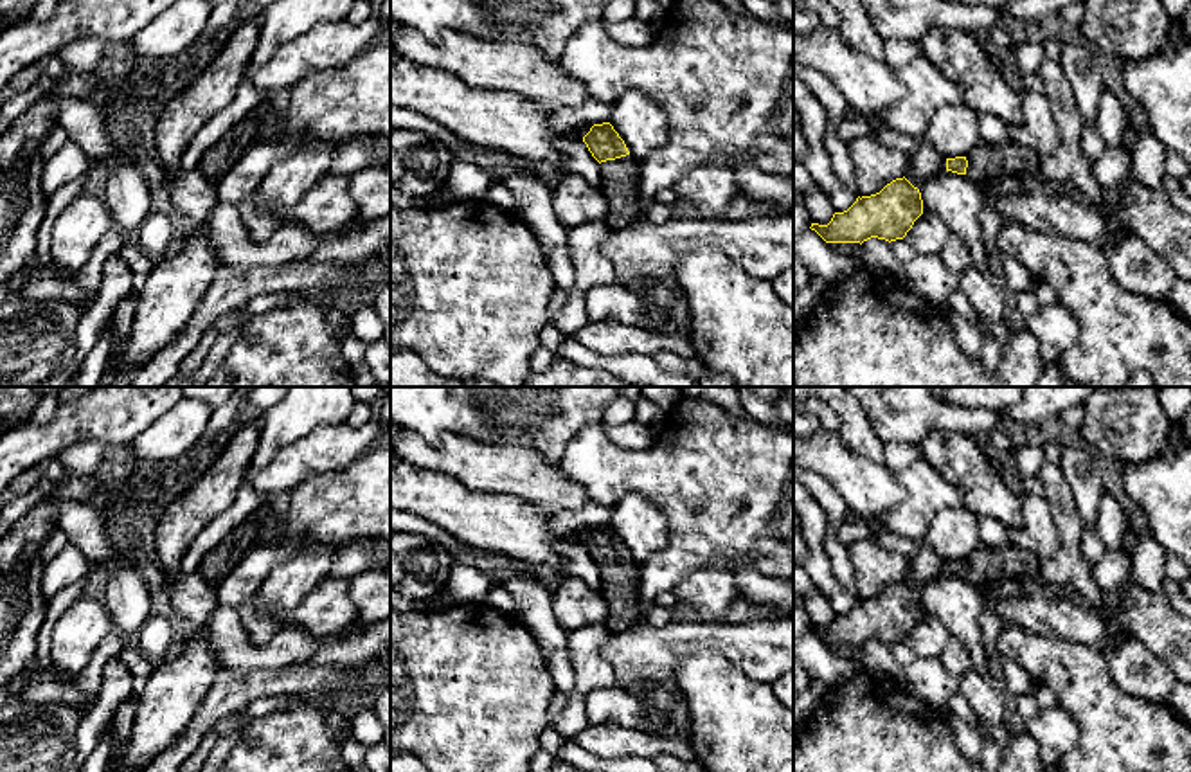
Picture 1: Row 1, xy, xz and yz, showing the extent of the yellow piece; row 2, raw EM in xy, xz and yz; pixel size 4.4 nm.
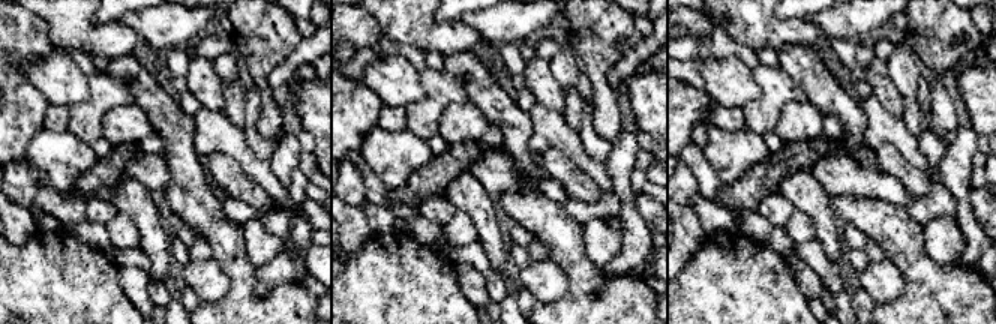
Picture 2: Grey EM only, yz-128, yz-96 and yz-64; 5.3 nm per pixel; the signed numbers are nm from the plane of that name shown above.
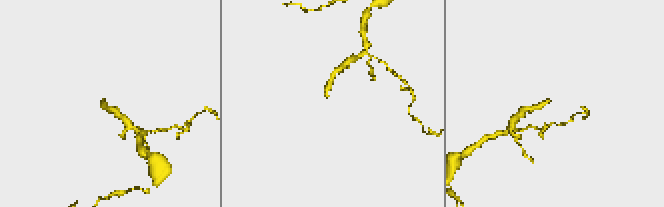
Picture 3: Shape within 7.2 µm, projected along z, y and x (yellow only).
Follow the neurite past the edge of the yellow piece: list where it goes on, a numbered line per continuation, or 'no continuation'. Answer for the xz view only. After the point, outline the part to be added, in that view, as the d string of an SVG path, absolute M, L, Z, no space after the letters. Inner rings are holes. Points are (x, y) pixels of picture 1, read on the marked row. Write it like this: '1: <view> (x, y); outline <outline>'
1: xz (619, 188); outline M626 155L601 162L601 193L608 203L604 223L621 230L637 220L646 220L648 209L639 203L640 162Z

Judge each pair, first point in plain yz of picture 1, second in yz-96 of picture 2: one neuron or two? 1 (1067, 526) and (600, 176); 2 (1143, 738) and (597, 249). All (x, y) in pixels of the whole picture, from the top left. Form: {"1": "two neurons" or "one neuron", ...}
{"1": "two neurons", "2": "two neurons"}

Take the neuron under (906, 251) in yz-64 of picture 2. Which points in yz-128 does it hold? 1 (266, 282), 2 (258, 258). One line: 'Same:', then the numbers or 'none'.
Same: none

